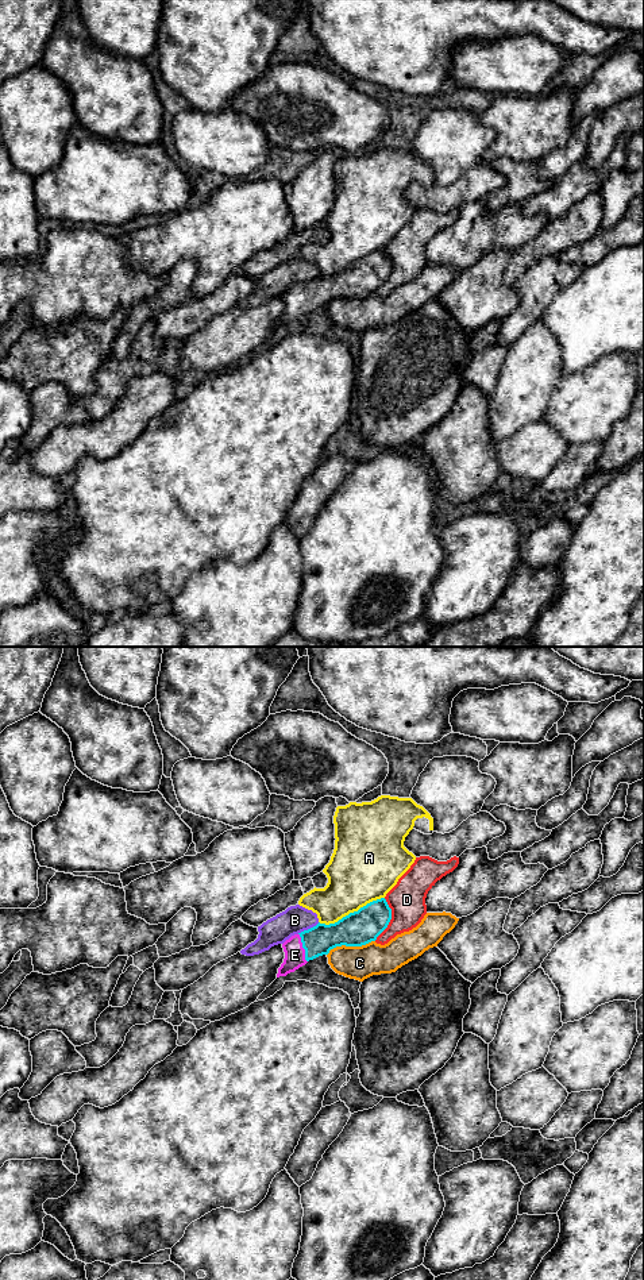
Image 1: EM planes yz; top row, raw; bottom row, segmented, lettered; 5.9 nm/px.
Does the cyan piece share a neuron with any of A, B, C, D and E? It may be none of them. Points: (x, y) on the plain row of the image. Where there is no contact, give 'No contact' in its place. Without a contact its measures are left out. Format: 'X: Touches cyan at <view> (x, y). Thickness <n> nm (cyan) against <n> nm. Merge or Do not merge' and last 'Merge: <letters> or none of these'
A: Touches cyan at yz (351, 265). Thickness 200 nm (cyan) against 380 nm. Do not merge
B: Touches cyan at yz (308, 281). Thickness 180 nm (cyan) against 160 nm. Do not merge
C: Touches cyan at yz (350, 297). Thickness 200 nm (cyan) against 200 nm. Do not merge
D: Touches cyan at yz (390, 270). Thickness 200 nm (cyan) against 220 nm. Do not merge
E: Touches cyan at yz (303, 299). Thickness 180 nm (cyan) against 130 nm. Merge
Merge: E

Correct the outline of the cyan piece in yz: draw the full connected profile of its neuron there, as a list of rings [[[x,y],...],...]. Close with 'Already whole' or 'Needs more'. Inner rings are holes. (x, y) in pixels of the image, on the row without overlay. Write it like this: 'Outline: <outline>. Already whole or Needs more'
Outline: [[[381,250],[335,275],[319,274],[313,279],[292,288],[282,296],[285,311],[278,320],[277,329],[294,324],[309,312],[328,306],[336,298],[362,298],[375,293],[390,271],[392,261],[386,251]]]. Needs more

